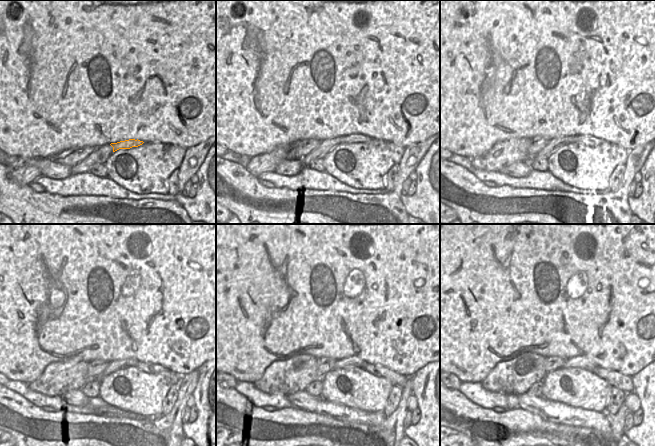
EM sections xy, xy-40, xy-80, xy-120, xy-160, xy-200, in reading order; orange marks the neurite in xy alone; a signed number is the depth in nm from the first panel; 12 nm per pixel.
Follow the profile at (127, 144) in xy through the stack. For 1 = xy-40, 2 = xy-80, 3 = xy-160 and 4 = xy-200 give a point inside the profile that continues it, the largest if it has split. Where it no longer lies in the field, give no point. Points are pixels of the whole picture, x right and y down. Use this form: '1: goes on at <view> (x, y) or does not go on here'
1: goes on at xy-40 (354, 138)
2: goes on at xy-80 (587, 140)
3: goes on at xy-160 (395, 379)
4: goes on at xy-200 (623, 382)

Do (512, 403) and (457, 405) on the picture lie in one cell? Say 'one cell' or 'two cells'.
two cells

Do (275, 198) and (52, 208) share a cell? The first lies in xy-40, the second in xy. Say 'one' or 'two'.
one

